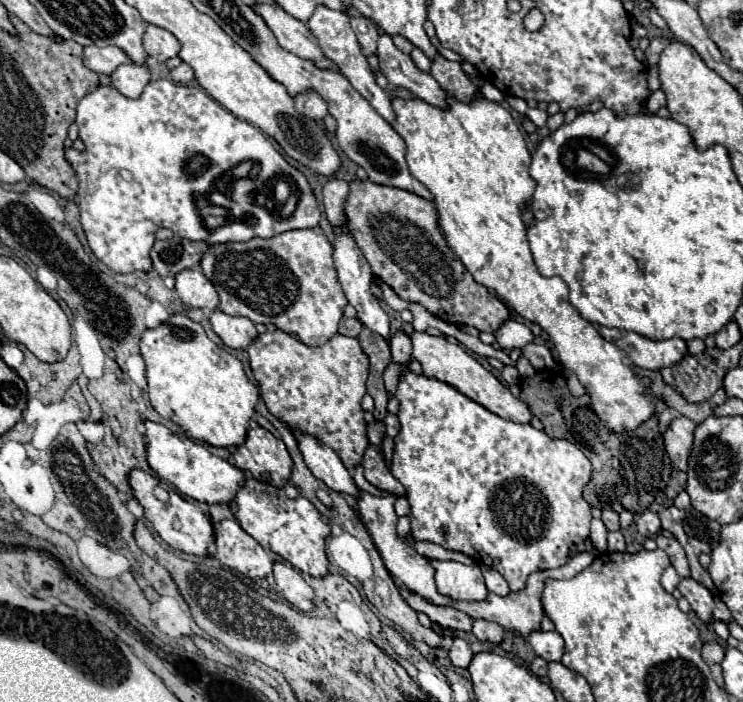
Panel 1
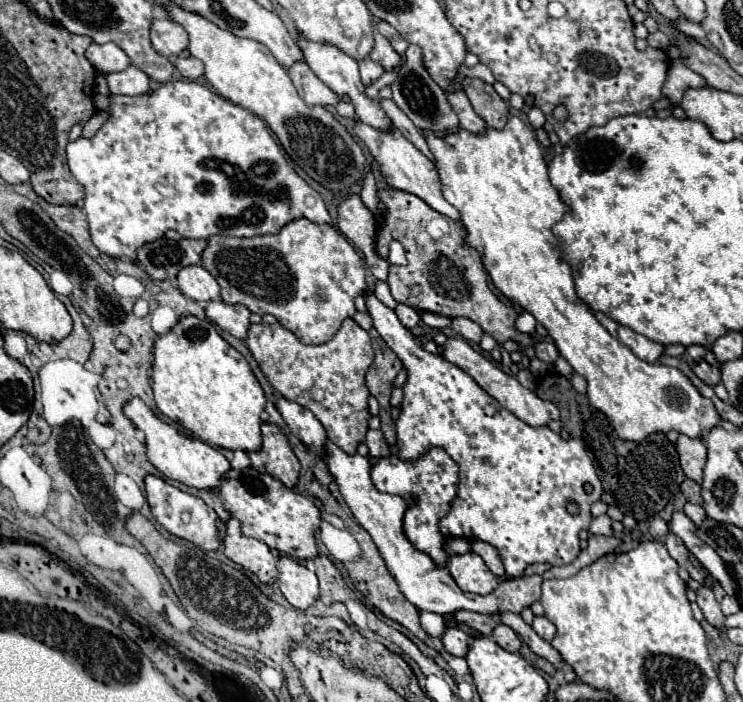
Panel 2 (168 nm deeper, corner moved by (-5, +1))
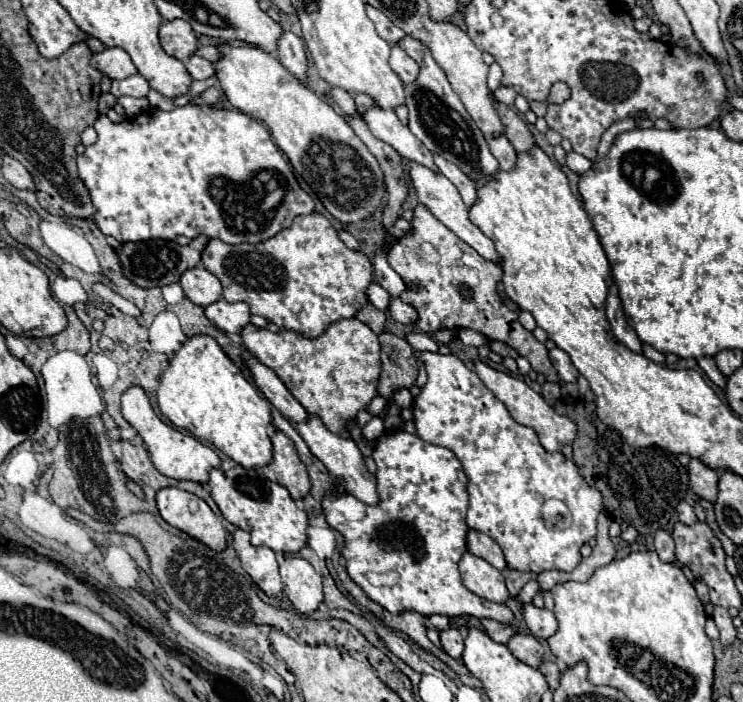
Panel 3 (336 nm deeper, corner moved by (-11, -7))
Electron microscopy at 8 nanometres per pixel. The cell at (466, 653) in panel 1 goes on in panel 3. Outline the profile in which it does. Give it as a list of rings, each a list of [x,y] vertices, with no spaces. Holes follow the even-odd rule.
[[[447,628],[447,630],[441,632],[441,646],[443,646],[443,650],[445,650],[451,658],[459,660],[461,654],[463,654],[465,642],[463,642],[463,636],[459,634],[457,628]]]

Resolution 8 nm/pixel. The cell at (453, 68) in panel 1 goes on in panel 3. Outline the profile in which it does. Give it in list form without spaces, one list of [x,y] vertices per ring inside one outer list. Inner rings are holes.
[[[495,102],[495,110],[499,110],[499,118],[505,126],[505,136],[509,138],[513,148],[517,152],[527,152],[535,144],[535,140],[533,140],[529,128],[525,126],[525,122],[519,118],[519,114],[501,102]]]

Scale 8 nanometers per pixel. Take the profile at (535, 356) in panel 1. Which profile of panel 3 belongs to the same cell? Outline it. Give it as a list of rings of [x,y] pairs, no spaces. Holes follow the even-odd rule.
[[[553,348],[553,350],[549,350],[549,358],[551,358],[551,364],[555,366],[555,370],[557,370],[557,374],[559,374],[559,380],[561,380],[563,384],[567,384],[567,382],[577,382],[579,372],[577,372],[577,368],[573,366],[573,362],[571,362],[571,358],[569,358],[567,352],[563,352],[563,350],[559,350],[559,348]]]

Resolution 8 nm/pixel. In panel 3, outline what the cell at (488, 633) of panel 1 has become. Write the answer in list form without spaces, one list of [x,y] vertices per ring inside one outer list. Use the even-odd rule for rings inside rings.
[[[515,634],[507,642],[507,648],[511,650],[511,654],[515,654],[515,658],[519,658],[521,662],[525,662],[525,664],[529,664],[533,668],[537,668],[541,664],[543,646],[531,634]]]

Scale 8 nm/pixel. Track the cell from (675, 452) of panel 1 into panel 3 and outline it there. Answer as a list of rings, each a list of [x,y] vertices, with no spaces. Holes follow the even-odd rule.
[[[691,458],[691,462],[689,462],[689,482],[691,482],[691,490],[699,498],[715,502],[715,498],[717,498],[717,480],[719,480],[717,470],[705,466],[697,458]]]

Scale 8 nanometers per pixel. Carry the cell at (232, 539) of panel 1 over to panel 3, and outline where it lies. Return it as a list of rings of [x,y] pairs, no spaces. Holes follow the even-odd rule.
[[[241,528],[233,532],[233,548],[241,560],[241,568],[267,596],[279,596],[283,592],[279,566],[271,548],[253,546],[249,542],[249,532]]]

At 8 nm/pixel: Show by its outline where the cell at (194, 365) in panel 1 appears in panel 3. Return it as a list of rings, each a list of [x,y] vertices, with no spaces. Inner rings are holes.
[[[207,334],[187,338],[161,376],[157,402],[171,424],[213,444],[243,468],[257,468],[271,462],[271,440],[267,434],[271,404],[245,380],[237,364],[221,350],[215,338]]]

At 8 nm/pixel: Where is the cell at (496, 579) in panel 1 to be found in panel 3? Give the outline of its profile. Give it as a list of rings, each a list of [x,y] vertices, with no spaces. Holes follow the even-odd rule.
[[[469,530],[469,534],[467,534],[467,550],[471,554],[487,560],[497,570],[505,570],[507,568],[499,544],[493,538],[489,538],[487,534],[481,534],[477,530]]]

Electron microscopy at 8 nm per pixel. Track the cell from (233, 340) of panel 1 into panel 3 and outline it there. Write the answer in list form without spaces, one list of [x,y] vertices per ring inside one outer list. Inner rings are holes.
[[[223,298],[217,300],[215,304],[205,308],[205,316],[223,332],[227,334],[241,334],[243,326],[249,324],[251,314],[249,314],[249,306],[243,302],[235,302],[229,304]]]

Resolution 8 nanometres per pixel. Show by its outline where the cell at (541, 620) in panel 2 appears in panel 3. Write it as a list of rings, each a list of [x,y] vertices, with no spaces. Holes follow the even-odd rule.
[[[533,604],[523,606],[523,618],[535,638],[551,638],[557,630],[557,620],[555,614],[549,612],[547,608],[535,608]]]

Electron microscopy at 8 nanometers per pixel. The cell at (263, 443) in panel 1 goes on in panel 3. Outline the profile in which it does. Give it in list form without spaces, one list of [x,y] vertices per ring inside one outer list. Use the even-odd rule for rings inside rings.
[[[279,430],[271,436],[271,442],[273,442],[273,460],[267,466],[263,466],[265,478],[285,486],[293,500],[307,496],[307,492],[311,490],[311,482],[305,464],[297,456],[293,442]]]

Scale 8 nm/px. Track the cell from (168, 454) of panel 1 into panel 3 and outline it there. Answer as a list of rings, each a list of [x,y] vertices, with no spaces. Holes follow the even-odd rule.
[[[133,386],[129,388],[123,396],[121,396],[121,408],[123,408],[123,418],[135,428],[135,432],[143,438],[147,452],[151,454],[151,460],[155,464],[155,468],[167,476],[167,478],[175,478],[175,480],[191,480],[191,482],[199,482],[199,484],[207,484],[209,482],[209,472],[213,468],[221,468],[221,460],[219,456],[205,444],[201,444],[197,438],[183,434],[179,430],[175,430],[173,426],[167,426],[163,420],[157,418],[157,414],[153,412],[149,398],[145,396],[143,388]]]

